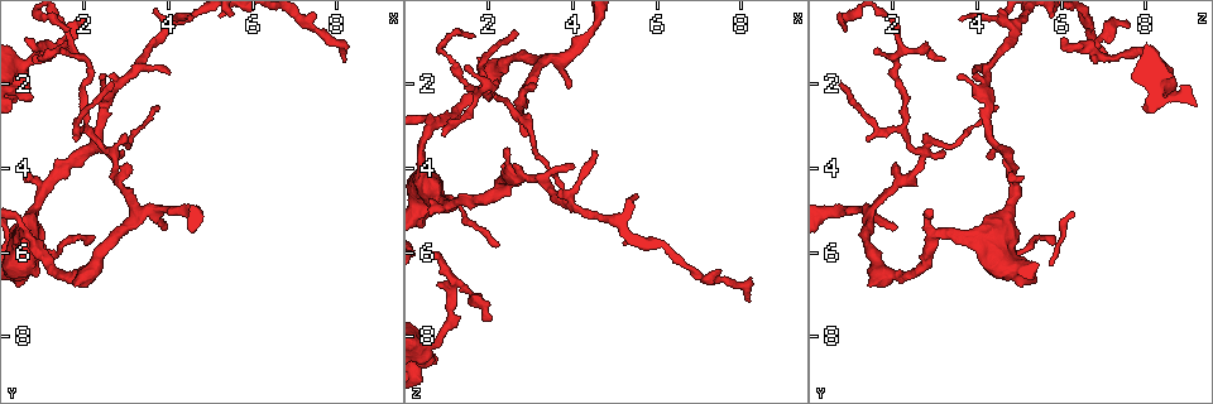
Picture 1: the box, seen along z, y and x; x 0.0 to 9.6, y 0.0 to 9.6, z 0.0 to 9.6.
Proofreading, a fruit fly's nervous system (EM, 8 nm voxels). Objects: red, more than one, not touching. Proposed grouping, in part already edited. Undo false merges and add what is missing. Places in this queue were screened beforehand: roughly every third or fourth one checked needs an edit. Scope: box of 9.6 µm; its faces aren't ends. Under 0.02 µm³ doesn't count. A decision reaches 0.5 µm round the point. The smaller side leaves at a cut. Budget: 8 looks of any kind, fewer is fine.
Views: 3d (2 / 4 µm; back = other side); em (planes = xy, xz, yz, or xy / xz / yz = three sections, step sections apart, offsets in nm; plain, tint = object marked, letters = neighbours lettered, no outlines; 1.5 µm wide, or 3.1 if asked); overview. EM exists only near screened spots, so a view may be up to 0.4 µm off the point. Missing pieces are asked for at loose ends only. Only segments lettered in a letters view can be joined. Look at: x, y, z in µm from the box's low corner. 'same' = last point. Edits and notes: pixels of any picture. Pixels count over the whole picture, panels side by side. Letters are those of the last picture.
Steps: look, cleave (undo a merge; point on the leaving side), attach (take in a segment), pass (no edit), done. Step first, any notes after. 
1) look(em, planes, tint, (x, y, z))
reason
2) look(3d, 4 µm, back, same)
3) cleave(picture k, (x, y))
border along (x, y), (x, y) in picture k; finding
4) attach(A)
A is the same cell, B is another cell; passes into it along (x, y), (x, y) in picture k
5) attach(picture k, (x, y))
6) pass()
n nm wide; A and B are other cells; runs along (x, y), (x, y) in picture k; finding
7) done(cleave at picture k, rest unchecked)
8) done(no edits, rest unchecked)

look(em, yz, step 8, tint, (1.50, 1.15, 1.55))
an open end

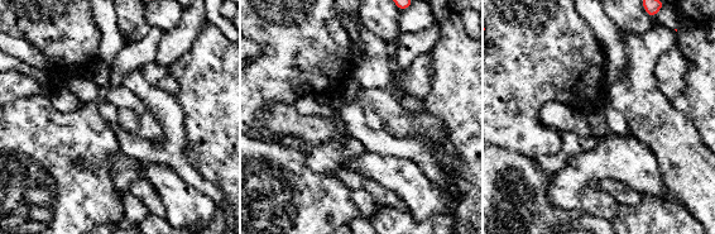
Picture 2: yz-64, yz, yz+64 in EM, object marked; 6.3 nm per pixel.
look(em, planes, letters, same)
cut it another way

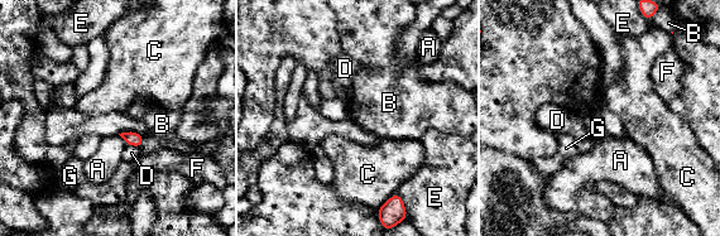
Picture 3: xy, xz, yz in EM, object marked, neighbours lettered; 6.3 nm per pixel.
pass()
A, B, C, D, E, F and G are other cells; border along (143, 135), (143, 143), (139, 147) in picture 3; none of them fits

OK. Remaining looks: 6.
look(em, planes, letters, (3.00, 3.85, 2.10))
free end

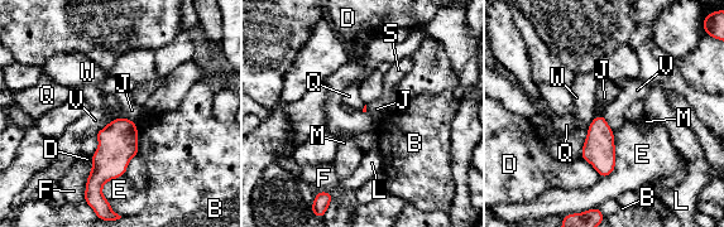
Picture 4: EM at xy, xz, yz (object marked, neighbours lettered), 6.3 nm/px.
pass()
B, D, E, F, J, L, M, Q, S, V and W are other cells; border along (603, 114), (613, 131) in picture 4; none of them fits

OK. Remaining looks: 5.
look(em, planes, tint, (0.95, 1.40, 3.30))
tapers out

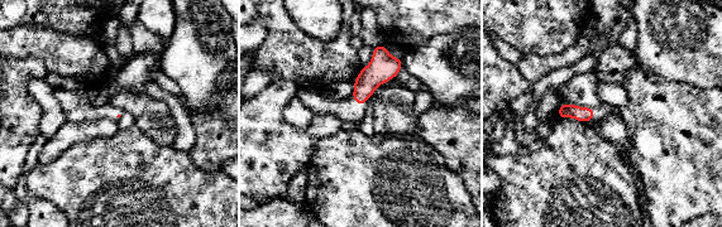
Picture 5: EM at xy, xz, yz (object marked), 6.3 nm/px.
look(em, planes, letters, same)

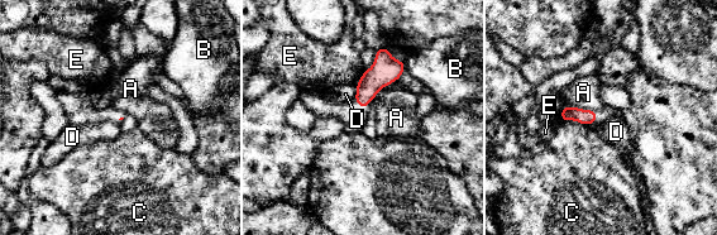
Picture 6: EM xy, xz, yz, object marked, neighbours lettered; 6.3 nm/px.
pass()
A, B, C, D and E are other cells; border along (357, 85), (357, 92), (353, 99) in picture 6; none of them fits

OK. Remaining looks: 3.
done(no edits, rest unchecked)

